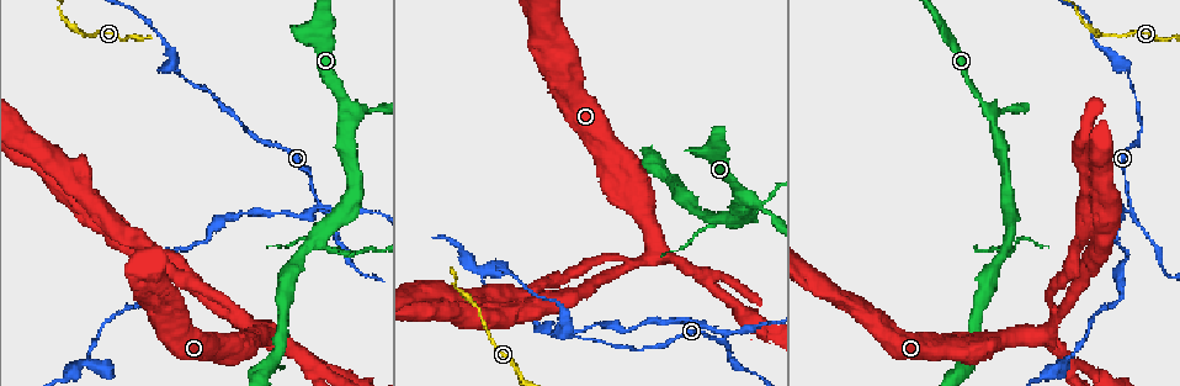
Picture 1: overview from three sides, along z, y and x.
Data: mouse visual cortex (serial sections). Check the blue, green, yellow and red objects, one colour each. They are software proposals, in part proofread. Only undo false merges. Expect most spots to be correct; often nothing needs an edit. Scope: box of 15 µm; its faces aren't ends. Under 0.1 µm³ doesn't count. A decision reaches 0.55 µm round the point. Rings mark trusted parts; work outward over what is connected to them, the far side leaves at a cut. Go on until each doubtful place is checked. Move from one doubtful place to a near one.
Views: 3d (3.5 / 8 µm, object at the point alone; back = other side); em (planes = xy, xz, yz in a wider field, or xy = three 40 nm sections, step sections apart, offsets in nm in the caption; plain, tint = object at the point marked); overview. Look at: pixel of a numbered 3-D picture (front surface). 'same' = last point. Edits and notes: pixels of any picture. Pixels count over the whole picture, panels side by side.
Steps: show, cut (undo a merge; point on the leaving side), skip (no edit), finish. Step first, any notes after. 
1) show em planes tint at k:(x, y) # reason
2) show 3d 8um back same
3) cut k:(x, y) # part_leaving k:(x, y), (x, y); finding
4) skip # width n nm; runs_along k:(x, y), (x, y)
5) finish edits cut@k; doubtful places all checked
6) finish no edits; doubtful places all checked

show 3d 3.5um back at 1:(723, 340) # abrupt turn

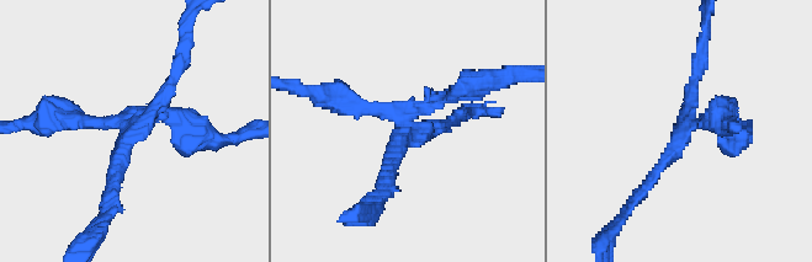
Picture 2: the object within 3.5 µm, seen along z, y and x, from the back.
show em xy step 3 tint at 2:(412, 129) # arms 4; arm_widths 150, 150, 200, 200 nm

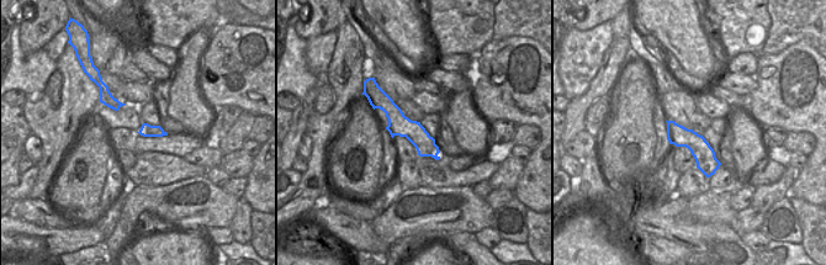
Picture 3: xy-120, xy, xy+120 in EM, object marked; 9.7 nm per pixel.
cut 2:(175, 116) # part_leaving 2:(403, 121), (414, 105), (497, 76); two cells meet here

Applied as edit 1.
show 3d 3.5um at 1:(1012, 251)

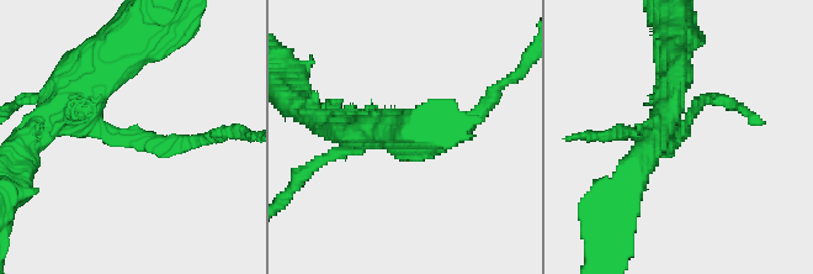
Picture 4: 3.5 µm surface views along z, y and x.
show em planes tint at 4:(129, 138) # shape alone is not enough

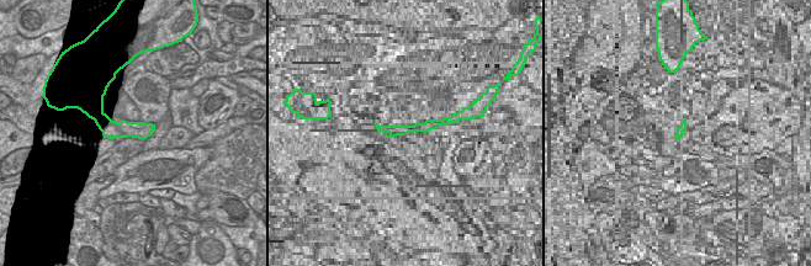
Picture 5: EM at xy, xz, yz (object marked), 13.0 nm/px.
skip # continuous, no second cell

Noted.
show 3d 8um at 1:(171, 48) # thick turns thin

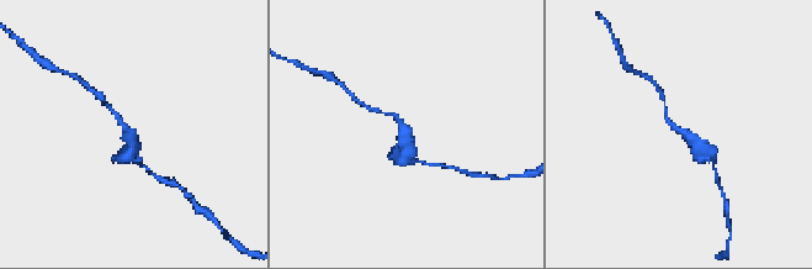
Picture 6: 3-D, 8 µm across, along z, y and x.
show em xy step 2 tint at 6:(682, 130) # arm_widths 150, 400 nm

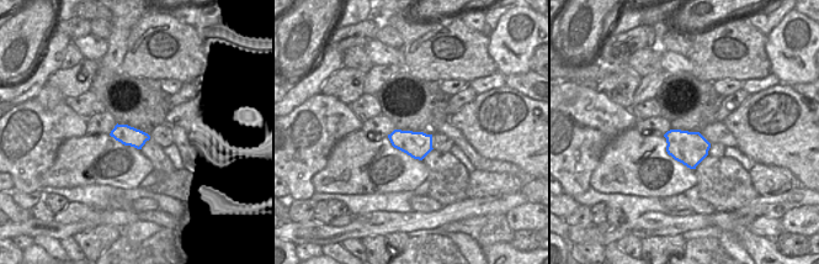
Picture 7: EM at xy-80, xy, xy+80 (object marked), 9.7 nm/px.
skip # runs_along 6:(706, 152), (674, 127), (664, 105); continuous, no second cell

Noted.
finish edits cut@2; doubtful places all checked

